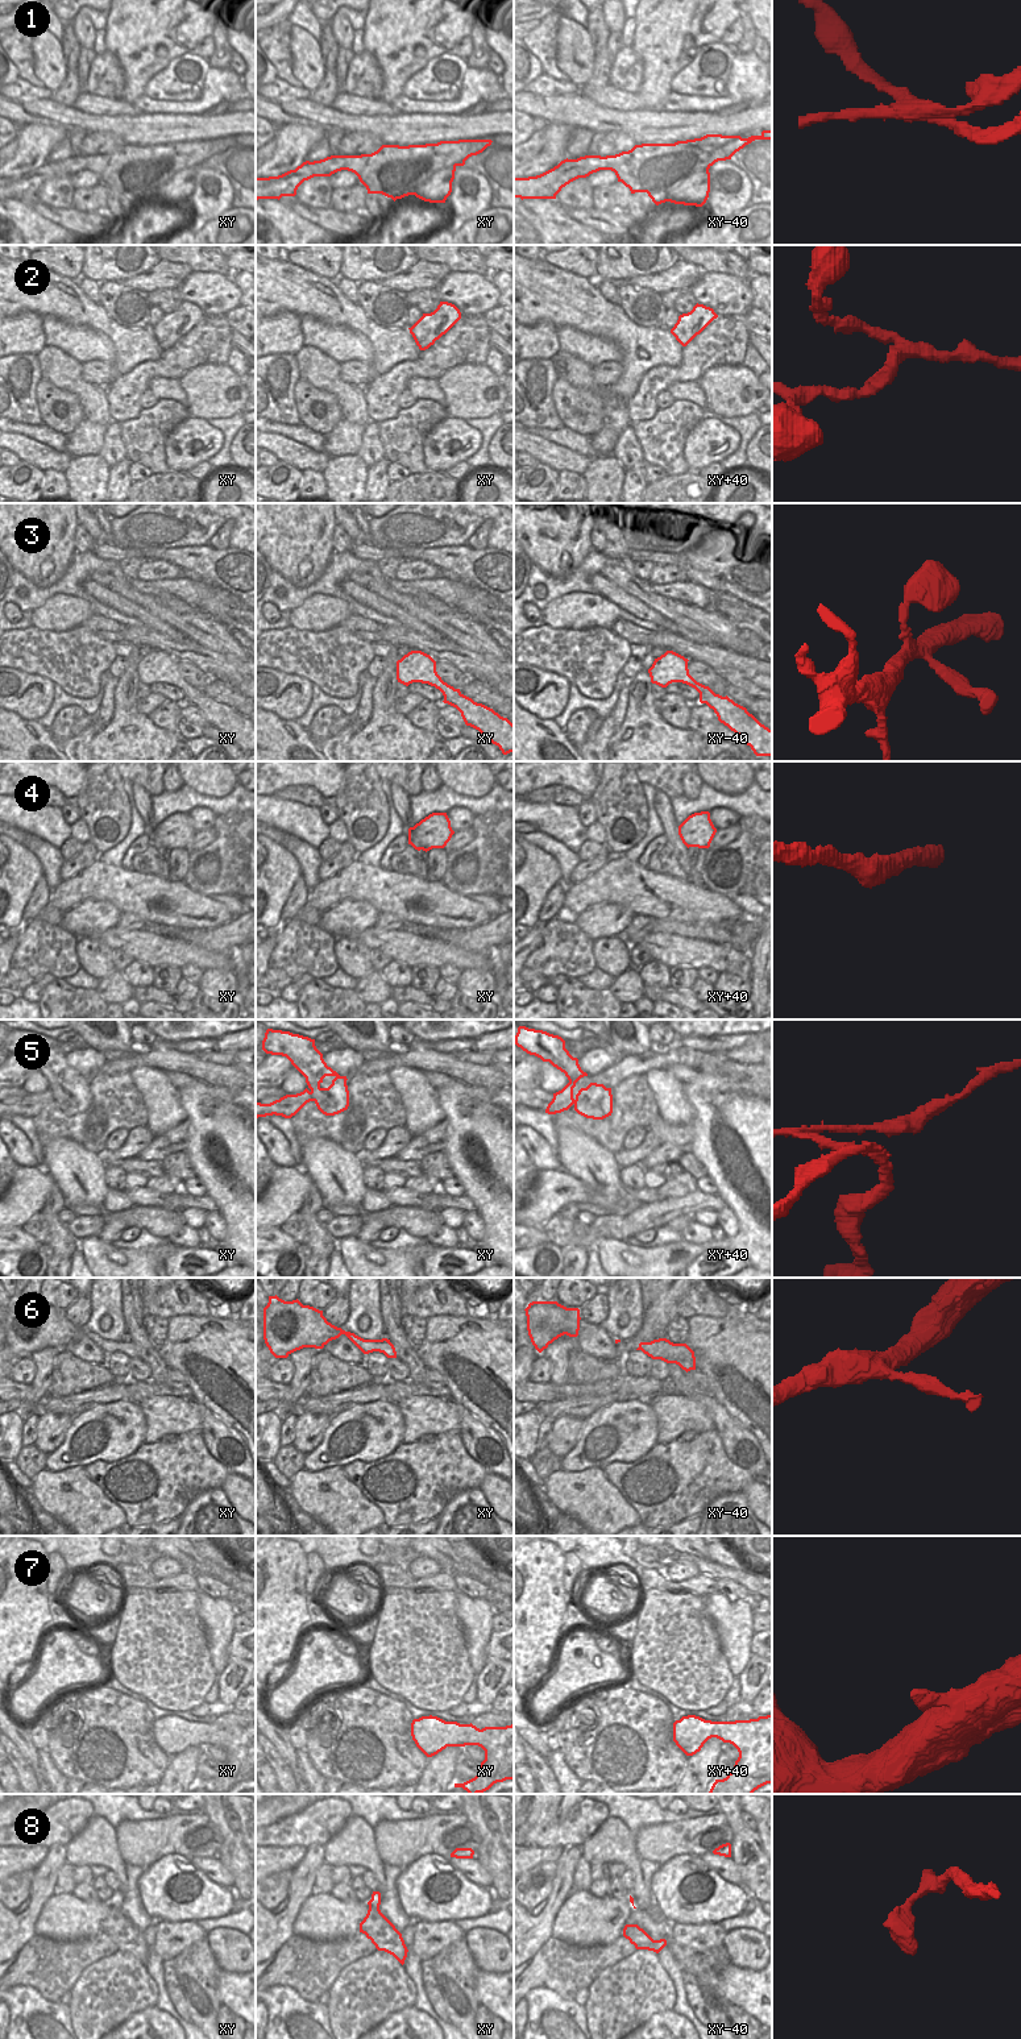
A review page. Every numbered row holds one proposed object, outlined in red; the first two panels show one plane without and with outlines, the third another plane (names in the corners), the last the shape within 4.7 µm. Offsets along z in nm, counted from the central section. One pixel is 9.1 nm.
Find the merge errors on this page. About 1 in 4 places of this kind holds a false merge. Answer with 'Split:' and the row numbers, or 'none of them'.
Split: 1, 5

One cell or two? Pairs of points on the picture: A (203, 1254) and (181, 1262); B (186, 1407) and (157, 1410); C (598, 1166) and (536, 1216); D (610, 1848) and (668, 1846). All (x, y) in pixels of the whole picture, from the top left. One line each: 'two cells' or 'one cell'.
A: one cell
B: one cell
C: two cells
D: two cells

